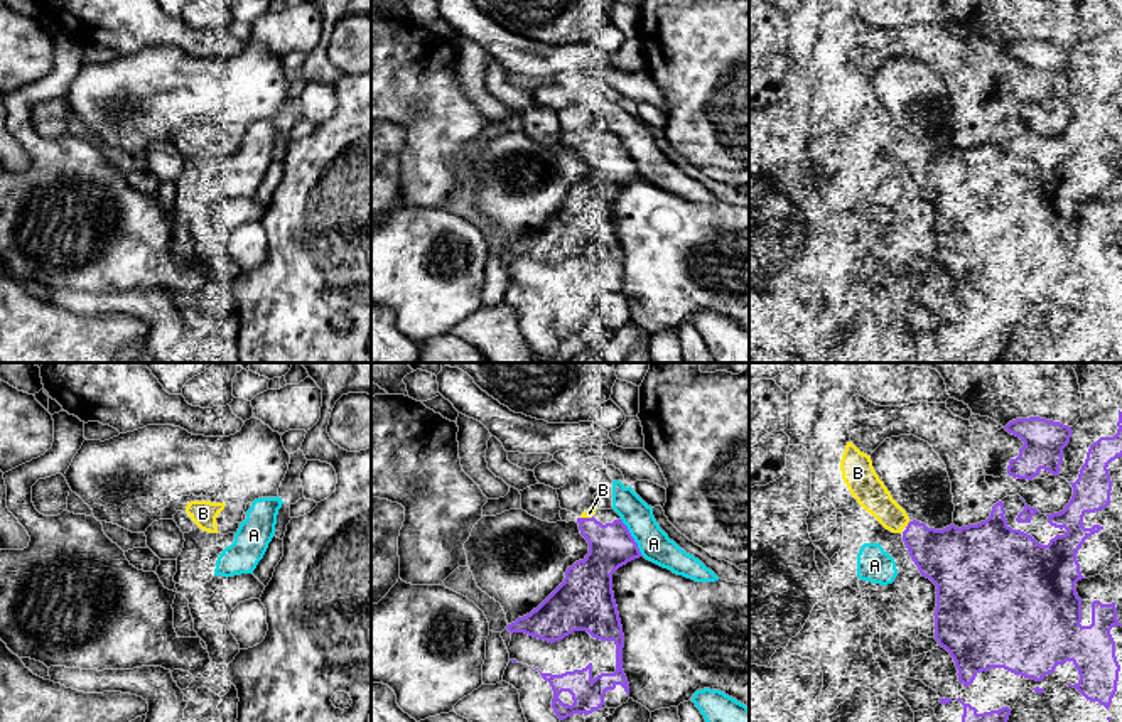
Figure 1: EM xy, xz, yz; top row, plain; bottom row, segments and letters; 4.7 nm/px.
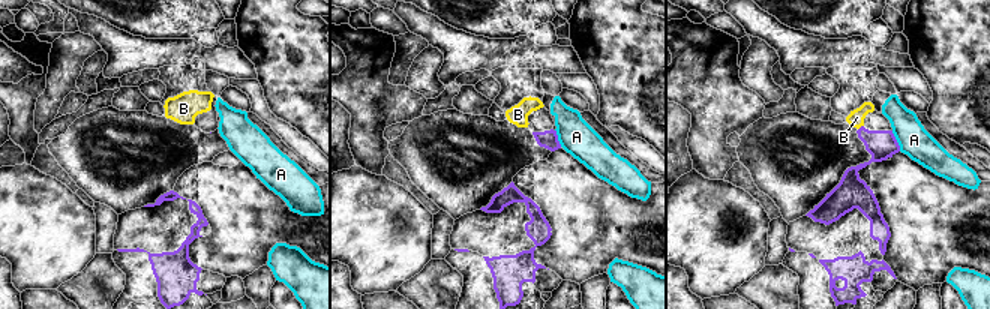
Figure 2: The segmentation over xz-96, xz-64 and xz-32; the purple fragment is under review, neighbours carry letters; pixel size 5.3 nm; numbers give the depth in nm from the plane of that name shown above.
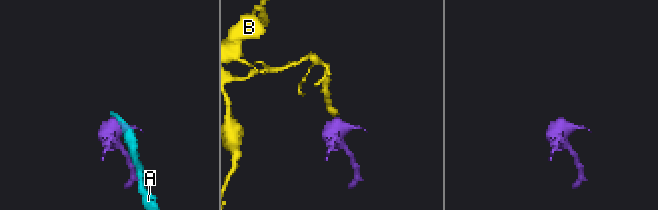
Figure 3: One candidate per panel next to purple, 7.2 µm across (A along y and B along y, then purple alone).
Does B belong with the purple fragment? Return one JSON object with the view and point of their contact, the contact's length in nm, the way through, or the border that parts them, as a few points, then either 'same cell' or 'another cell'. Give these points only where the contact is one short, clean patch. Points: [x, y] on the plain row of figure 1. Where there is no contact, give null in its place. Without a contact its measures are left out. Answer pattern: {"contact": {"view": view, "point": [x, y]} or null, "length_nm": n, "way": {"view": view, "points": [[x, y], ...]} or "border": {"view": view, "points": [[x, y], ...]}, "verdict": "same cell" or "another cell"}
{"contact": {"view": "yz", "point": [908, 147]}, "length_nm": 40, "verdict": "same cell"}

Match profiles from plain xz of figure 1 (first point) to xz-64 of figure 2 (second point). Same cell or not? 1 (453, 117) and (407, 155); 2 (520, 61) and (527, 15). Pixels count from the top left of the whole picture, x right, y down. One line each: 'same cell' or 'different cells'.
1: different cells
2: different cells

